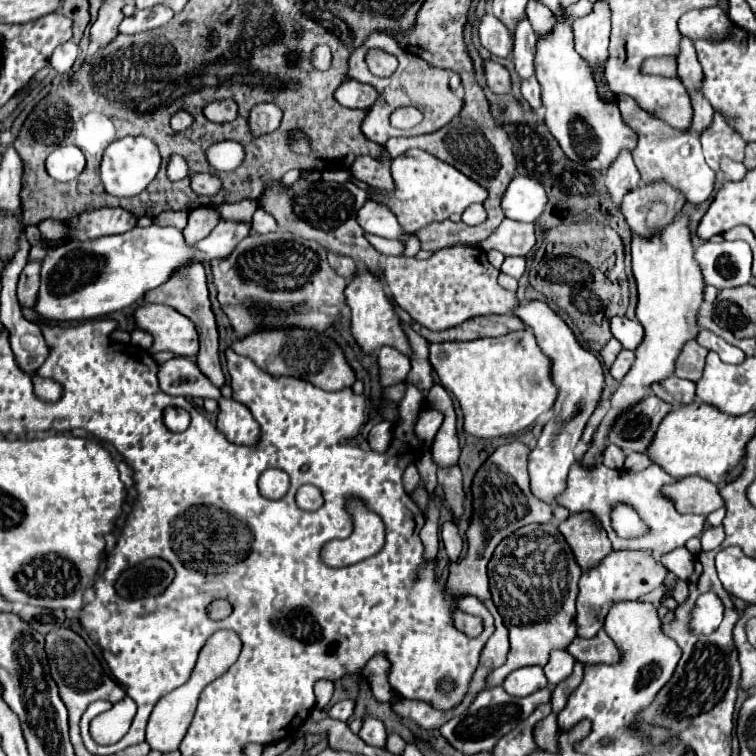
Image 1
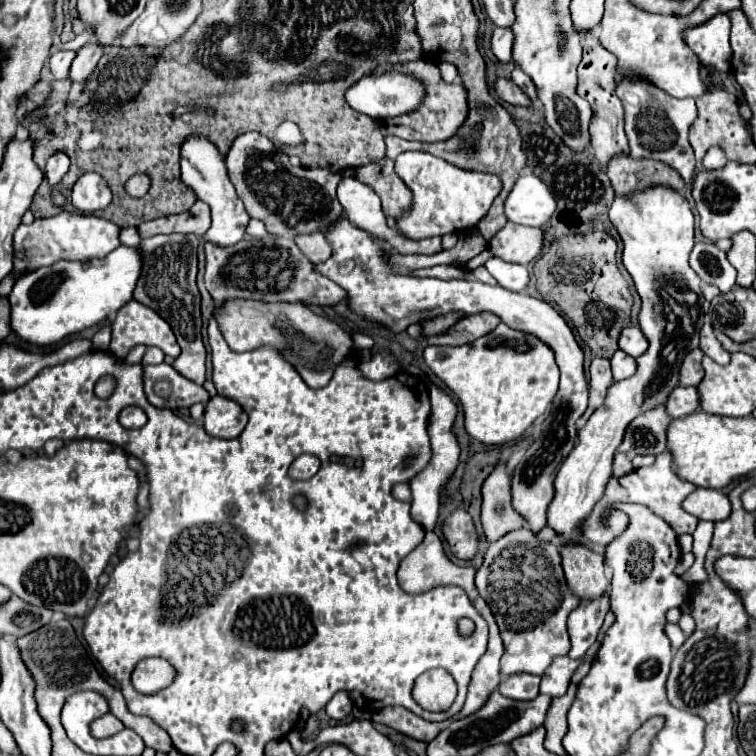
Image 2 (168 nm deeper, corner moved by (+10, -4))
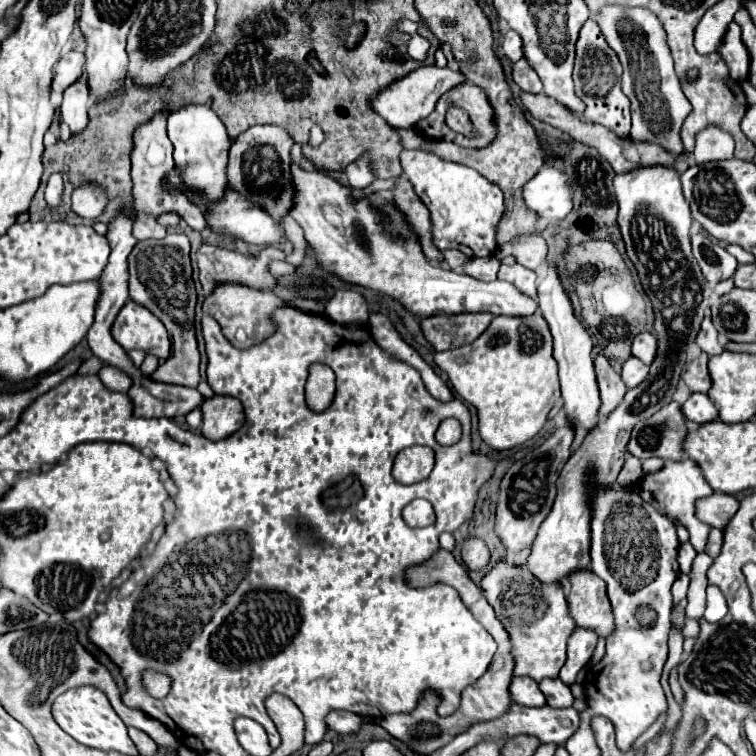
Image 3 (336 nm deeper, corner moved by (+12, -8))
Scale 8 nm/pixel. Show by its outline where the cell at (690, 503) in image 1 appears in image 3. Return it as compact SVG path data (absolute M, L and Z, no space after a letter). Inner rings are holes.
M714 492L712 496L700 498L696 502L696 514L702 522L722 530L730 522L730 518L736 514L738 504L740 502L734 496L728 496L724 492Z

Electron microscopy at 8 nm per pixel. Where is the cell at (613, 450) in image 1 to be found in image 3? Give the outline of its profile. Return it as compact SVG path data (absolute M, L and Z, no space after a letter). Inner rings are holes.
M630 456L626 462L624 462L624 468L618 476L618 482L622 486L634 486L636 482L640 482L640 478L644 478L644 472L642 472L642 462L634 456Z

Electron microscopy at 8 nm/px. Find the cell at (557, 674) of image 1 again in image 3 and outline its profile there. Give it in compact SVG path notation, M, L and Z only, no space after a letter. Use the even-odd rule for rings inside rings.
M560 678L542 680L540 690L544 692L544 696L548 700L548 706L552 706L552 708L568 708L568 706L574 704L572 690Z

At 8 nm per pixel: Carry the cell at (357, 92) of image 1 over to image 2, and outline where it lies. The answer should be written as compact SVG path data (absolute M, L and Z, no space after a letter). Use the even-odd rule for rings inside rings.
M406 74L366 76L354 86L350 86L350 90L346 90L346 102L352 106L352 110L360 110L362 114L368 114L370 118L376 118L376 120L414 110L422 100L422 96L424 96L422 84L414 80L414 76L406 76Z

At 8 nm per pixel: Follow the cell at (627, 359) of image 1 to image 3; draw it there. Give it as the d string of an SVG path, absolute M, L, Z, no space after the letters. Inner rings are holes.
M628 358L628 362L624 362L622 380L628 388L644 382L644 376L648 376L648 366L644 362L640 362L638 358Z

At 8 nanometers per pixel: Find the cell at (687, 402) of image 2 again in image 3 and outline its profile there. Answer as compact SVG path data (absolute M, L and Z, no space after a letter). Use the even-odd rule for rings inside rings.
M692 394L692 396L684 402L682 412L684 412L684 416L686 416L688 420L698 422L698 424L718 420L718 410L716 410L714 402L712 402L706 394Z

